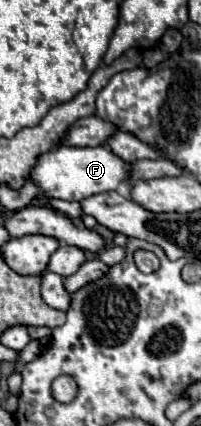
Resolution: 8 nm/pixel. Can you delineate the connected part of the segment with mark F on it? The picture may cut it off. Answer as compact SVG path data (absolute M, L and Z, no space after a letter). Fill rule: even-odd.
M57 146L45 154L39 156L37 166L31 170L31 178L39 184L39 188L49 198L59 200L85 200L101 192L115 190L123 180L131 176L133 166L125 160L121 160L109 146L97 146L97 148L73 148L73 146Z

